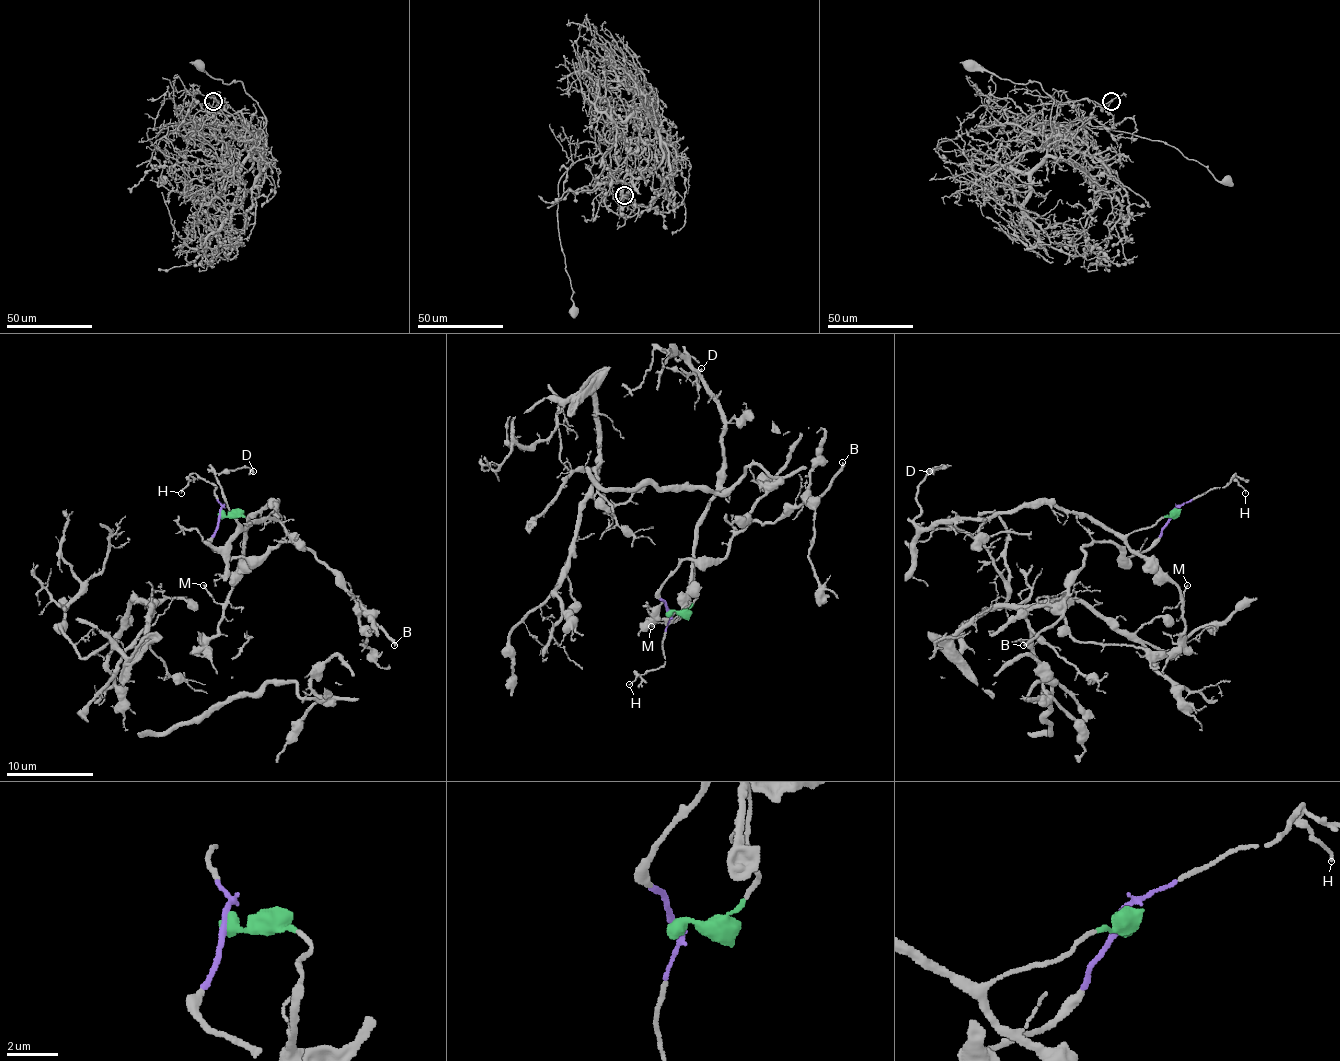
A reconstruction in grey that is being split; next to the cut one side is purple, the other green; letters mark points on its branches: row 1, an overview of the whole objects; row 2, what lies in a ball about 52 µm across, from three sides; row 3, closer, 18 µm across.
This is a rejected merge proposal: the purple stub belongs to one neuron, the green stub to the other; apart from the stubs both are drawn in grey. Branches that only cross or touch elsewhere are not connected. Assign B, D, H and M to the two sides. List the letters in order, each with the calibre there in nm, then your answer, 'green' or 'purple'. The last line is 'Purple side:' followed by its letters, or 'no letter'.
B: 240 nm | purple
D: 190 nm | green
H: 100 nm | purple
M: 120 nm | green
Purple side: B, H

